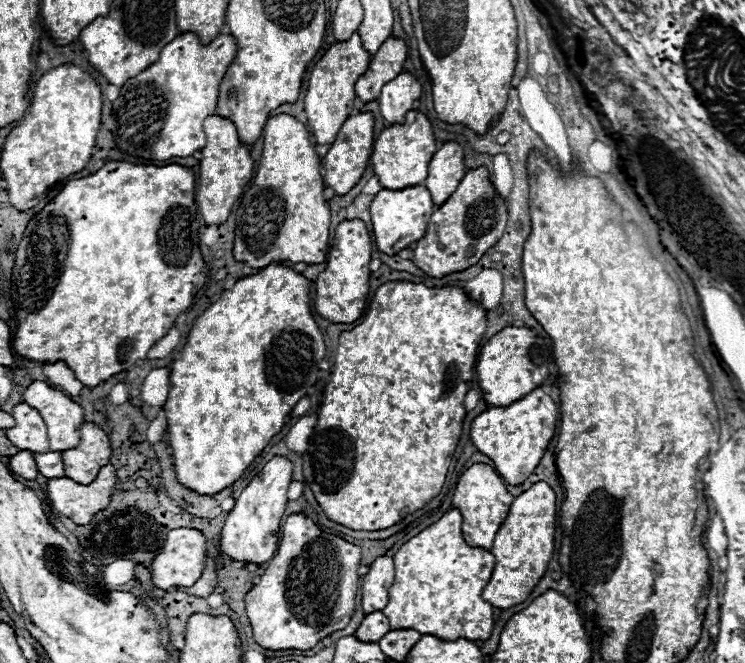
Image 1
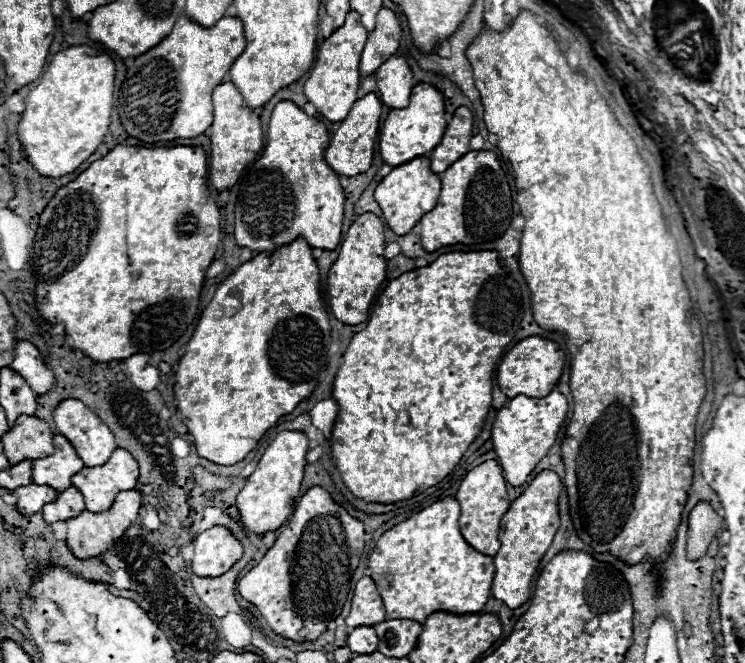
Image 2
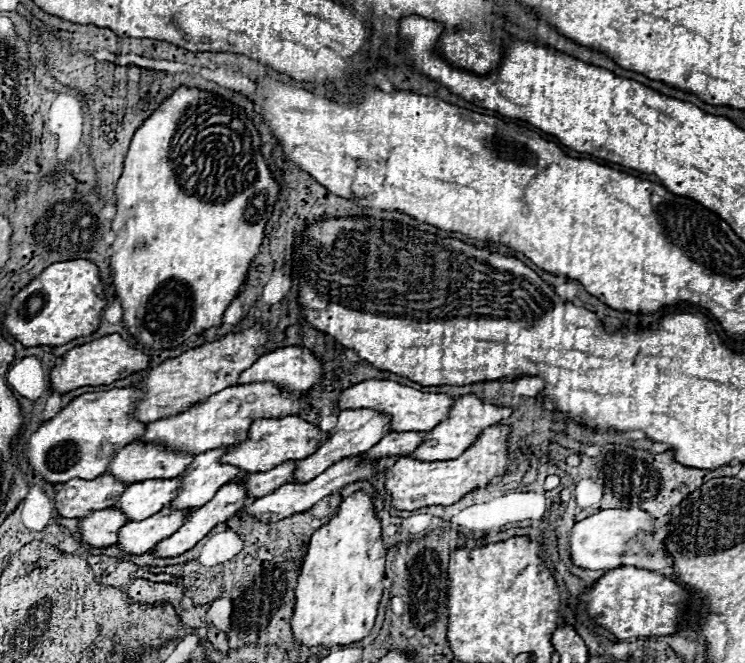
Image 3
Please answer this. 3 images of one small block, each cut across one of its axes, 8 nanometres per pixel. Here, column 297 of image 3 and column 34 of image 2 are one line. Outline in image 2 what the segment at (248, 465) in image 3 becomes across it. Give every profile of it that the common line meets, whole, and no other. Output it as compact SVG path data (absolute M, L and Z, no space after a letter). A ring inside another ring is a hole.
M20 416L14 424L14 428L10 428L10 432L6 432L2 436L2 444L4 444L4 454L8 456L8 462L14 466L22 460L38 460L38 458L46 458L54 454L54 432L50 430L50 426L36 416Z

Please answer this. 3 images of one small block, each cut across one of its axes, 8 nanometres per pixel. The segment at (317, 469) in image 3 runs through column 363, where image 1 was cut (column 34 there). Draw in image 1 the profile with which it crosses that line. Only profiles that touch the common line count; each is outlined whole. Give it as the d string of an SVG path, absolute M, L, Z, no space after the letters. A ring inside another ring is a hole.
M22 402L22 404L14 406L12 416L16 420L16 426L6 430L8 440L12 440L12 444L16 444L18 450L48 452L46 424L44 424L40 412Z

